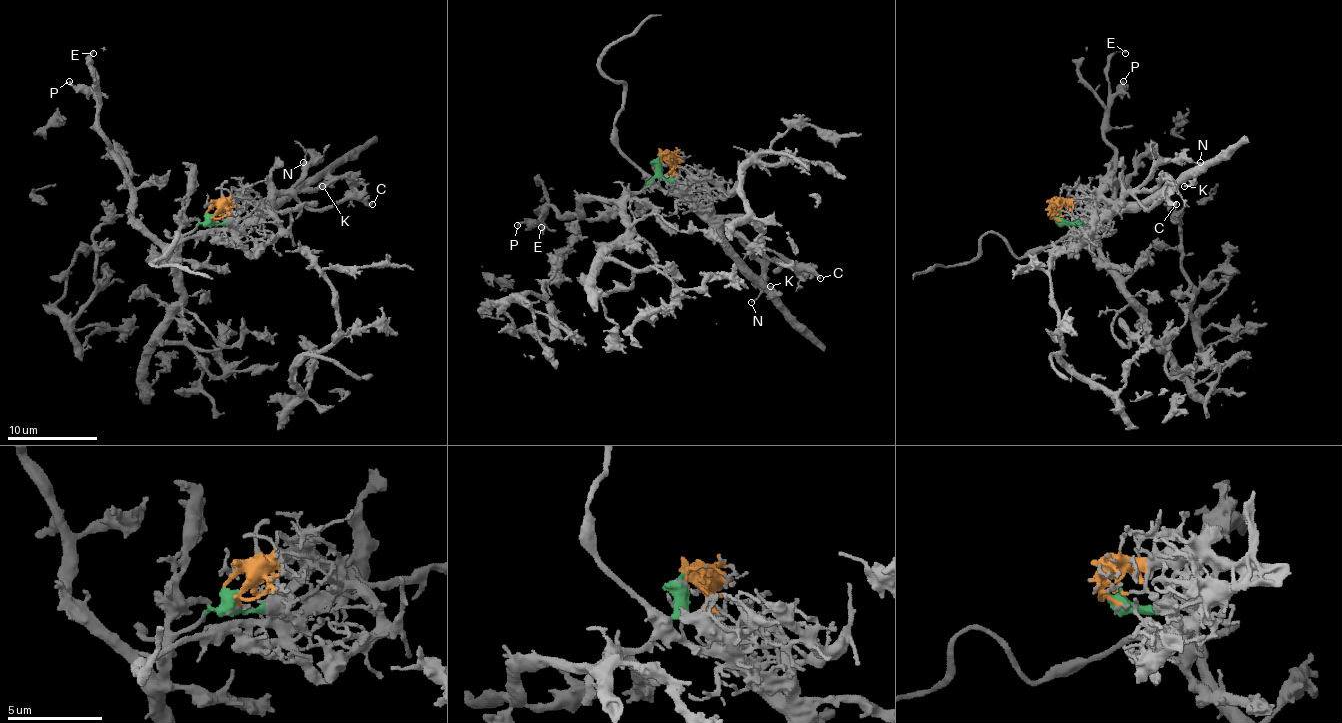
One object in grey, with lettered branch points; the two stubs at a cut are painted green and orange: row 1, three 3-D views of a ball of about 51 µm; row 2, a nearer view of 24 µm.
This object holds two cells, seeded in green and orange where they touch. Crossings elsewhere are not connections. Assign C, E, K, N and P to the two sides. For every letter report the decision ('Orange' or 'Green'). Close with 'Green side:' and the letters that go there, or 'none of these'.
C: Orange
E: Green
K: Orange
N: Orange
P: Green
Green side: E, P

